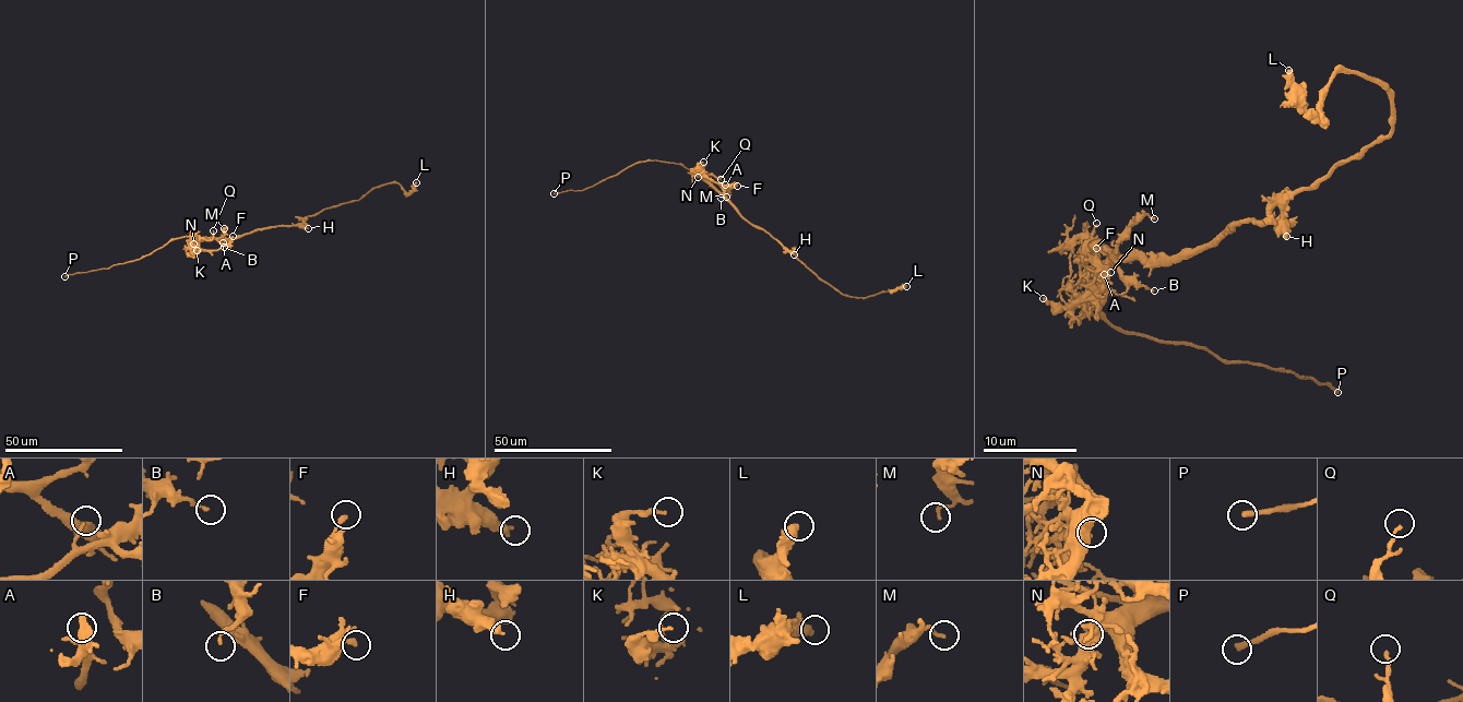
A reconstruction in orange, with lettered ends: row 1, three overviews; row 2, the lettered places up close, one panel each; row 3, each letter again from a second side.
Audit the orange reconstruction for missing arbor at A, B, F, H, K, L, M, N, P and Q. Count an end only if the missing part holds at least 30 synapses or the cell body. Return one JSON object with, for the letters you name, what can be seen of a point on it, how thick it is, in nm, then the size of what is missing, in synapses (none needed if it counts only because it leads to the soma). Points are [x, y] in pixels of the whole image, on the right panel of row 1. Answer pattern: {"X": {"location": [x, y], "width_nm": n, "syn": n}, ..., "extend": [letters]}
{"P": {"location": [1337, 392], "width_nm": 300}, "extend": ["P"]}

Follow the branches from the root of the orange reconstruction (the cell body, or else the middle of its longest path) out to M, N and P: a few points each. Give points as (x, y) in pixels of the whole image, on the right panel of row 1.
M: (1188, 249), (1170, 259), (1114, 257), (1107, 252), (1113, 254), (1120, 237), (1132, 225), (1145, 216), (1154, 218)
N: (1188, 249), (1170, 259), (1121, 257), (1108, 263), (1101, 274), (1106, 281), (1110, 272)
P: (1188, 249), (1149, 260), (1113, 256), (1098, 241), (1085, 259), (1094, 307), (1129, 332), (1288, 370), (1337, 392)

